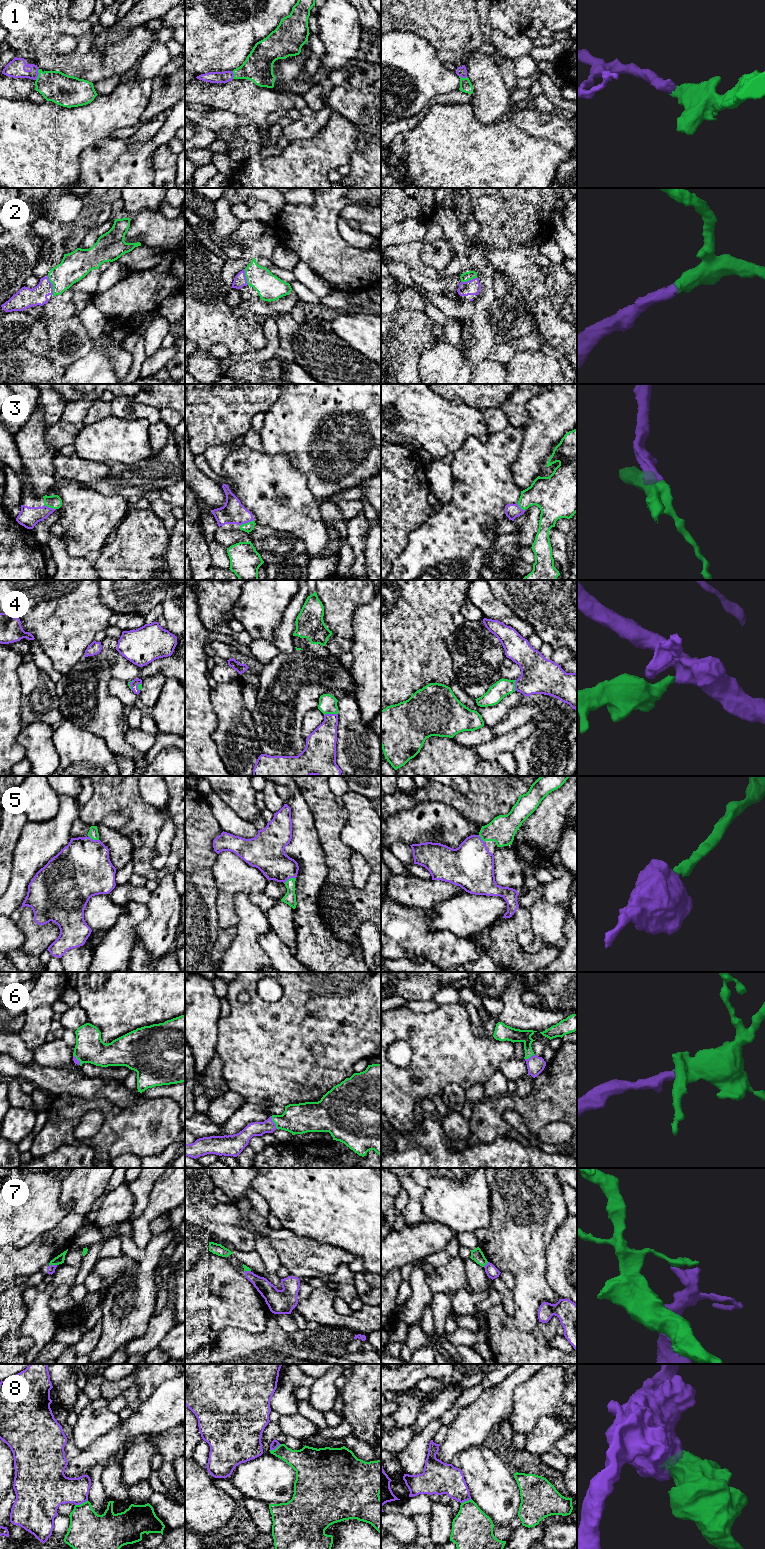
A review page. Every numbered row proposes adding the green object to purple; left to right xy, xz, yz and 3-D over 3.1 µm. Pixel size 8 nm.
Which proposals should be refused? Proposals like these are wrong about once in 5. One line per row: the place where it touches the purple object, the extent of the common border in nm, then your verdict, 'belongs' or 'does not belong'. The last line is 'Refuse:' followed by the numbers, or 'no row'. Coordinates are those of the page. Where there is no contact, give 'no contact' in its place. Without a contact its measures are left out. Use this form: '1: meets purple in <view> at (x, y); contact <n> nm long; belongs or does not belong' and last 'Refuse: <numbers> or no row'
1: meets purple in xy at (38, 74); contact 90 nm long; belongs
2: meets purple in xy at (52, 285); contact 170 nm long; belongs
3: meets purple in xz at (246, 522); contact 130 nm long; belongs
4: meets purple in xz at (330, 714); contact 110 nm long; belongs
5: meets purple in xz at (289, 878); contact 100 nm long; belongs
6: meets purple in xz at (273, 1122); contact 120 nm long; belongs
7: meets purple in xy at (52, 1265); contact 70 nm long; does not belong
8: meets purple in xy at (81, 1503); contact 120 nm long; does not belong
Refuse: 7, 8

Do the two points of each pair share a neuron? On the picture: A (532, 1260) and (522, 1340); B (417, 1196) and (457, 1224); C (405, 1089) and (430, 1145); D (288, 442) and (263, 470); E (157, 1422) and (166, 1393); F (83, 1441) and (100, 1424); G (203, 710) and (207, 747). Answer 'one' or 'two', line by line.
A: two
B: two
C: two
D: two
E: one
F: one
G: one

